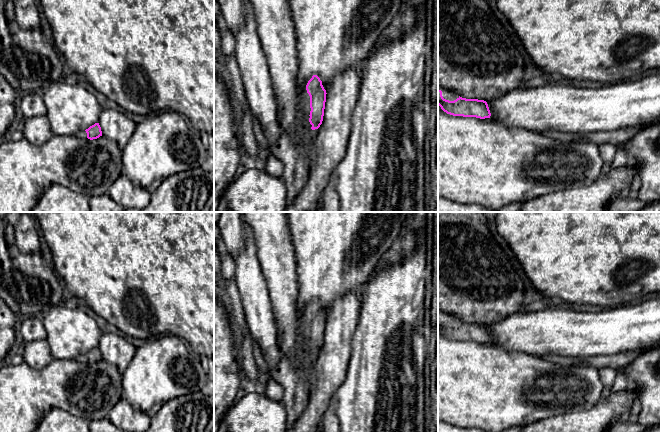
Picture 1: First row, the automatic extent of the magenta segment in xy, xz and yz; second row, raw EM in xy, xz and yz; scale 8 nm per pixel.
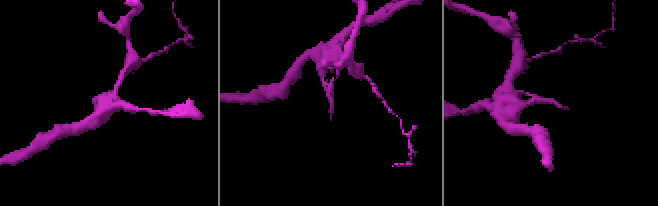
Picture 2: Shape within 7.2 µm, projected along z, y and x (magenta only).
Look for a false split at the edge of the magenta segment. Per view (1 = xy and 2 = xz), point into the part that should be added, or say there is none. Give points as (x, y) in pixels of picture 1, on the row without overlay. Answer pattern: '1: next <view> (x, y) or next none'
1: next xy (82, 358)
2: next xz (305, 333)

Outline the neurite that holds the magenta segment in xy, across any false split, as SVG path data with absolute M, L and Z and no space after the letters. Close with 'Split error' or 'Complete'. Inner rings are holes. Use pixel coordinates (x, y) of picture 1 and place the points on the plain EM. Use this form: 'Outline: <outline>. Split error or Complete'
Outline: M95 347L86 354L78 355L75 358L75 360L81 363L87 363L87 362L90 364L97 363L100 360L102 360L101 351L99 347Z. Split error

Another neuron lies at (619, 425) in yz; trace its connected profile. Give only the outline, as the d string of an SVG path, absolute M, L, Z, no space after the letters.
M618 418L609 426L607 432L644 432L656 426L660 426L660 423L645 426L639 421L632 422L625 421L624 418Z

